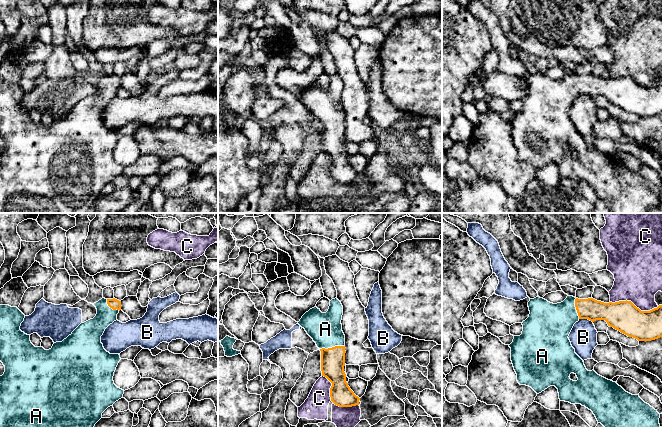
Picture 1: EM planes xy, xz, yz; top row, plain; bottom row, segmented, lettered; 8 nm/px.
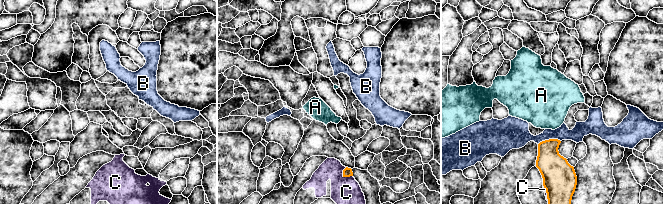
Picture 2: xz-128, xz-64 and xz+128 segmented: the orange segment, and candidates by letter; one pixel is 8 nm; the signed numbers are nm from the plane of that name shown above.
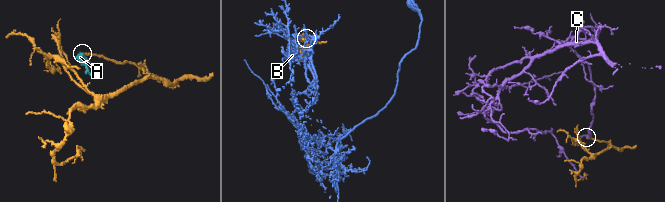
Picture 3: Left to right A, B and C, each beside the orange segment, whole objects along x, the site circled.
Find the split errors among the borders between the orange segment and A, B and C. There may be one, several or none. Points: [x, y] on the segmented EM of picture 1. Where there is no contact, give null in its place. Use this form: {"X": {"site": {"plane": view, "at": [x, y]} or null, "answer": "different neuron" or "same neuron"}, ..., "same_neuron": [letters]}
{"A": {"site": {"plane": "xz", "at": [332, 347]}, "answer": "same neuron"}, "B": {"site": {"plane": "yz", "at": [586, 318]}, "answer": "different neuron"}, "C": {"site": {"plane": "yz", "at": [633, 304]}, "answer": "different neuron"}, "same_neuron": ["A"]}

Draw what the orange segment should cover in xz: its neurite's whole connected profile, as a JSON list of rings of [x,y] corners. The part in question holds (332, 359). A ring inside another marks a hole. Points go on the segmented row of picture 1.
[[[335,298],[330,301],[329,309],[322,313],[314,307],[306,312],[298,324],[305,329],[321,351],[321,371],[331,383],[331,401],[339,407],[359,405],[360,398],[346,382],[345,335],[342,331],[343,306]]]

